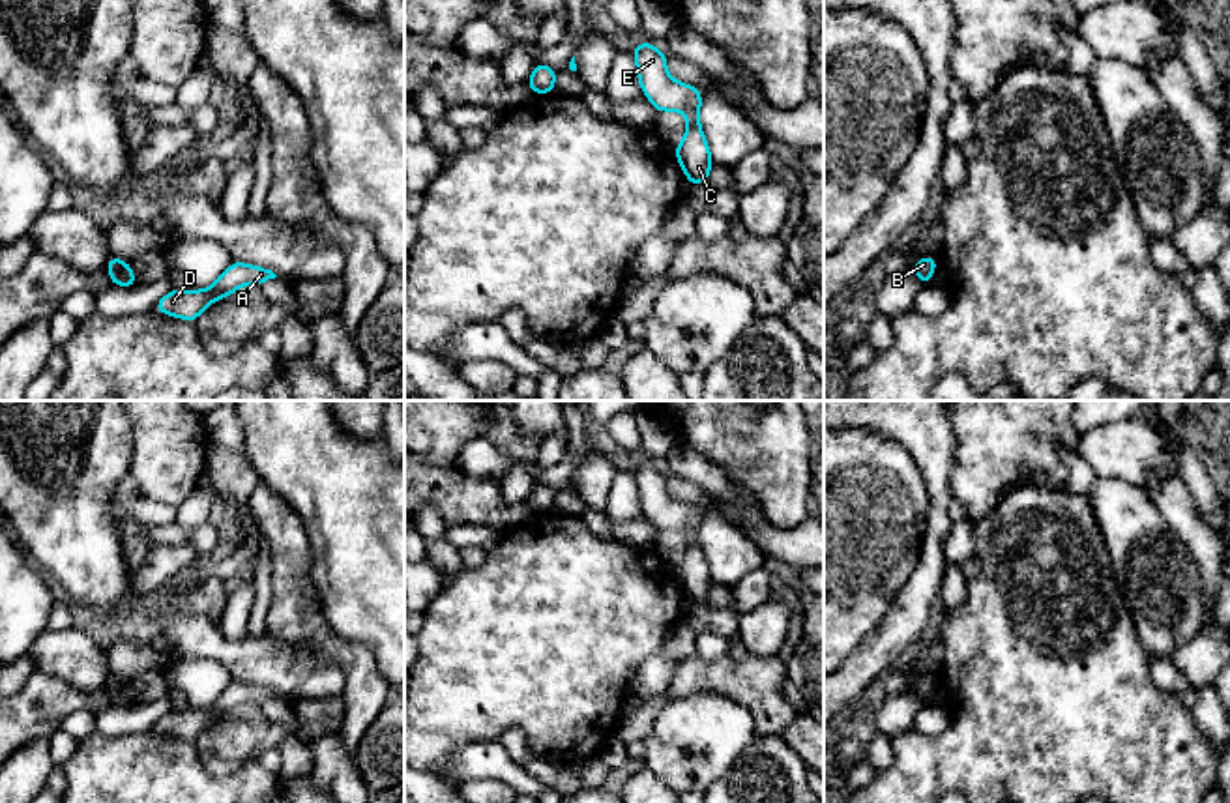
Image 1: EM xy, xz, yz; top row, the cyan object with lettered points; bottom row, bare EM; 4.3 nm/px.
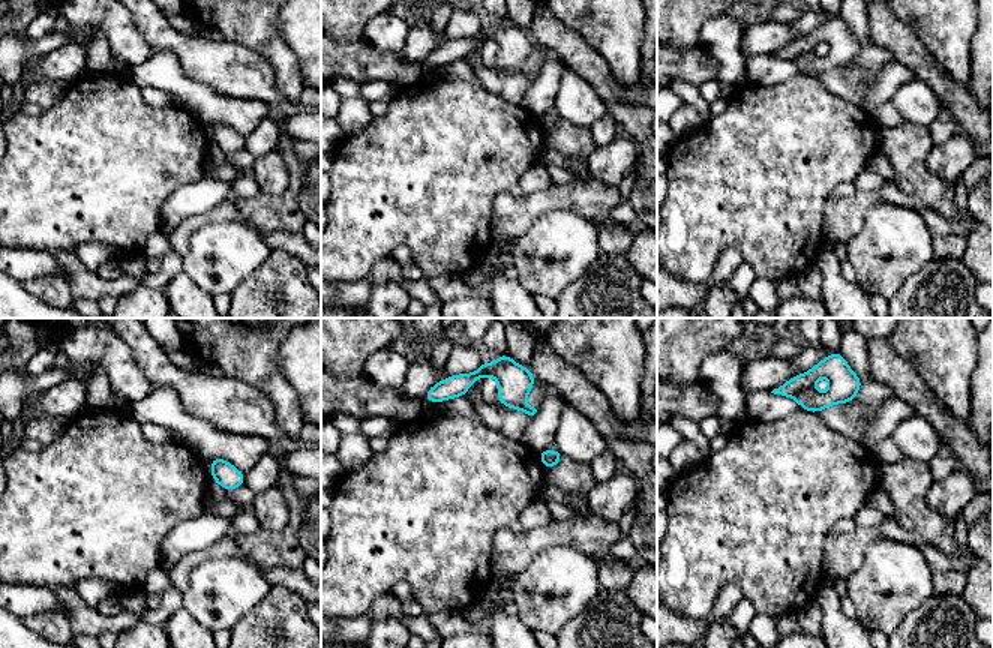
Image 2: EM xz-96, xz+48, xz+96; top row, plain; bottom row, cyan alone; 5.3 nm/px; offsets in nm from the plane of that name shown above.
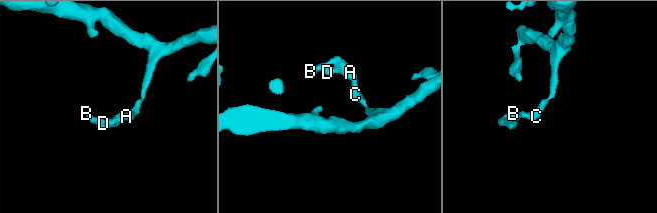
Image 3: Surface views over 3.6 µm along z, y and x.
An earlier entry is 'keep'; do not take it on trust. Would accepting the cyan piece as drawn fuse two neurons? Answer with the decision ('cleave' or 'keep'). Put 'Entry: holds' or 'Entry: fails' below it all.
keep
Entry: holds

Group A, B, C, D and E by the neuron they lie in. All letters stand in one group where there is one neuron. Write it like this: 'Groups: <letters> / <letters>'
Groups: A B C D E

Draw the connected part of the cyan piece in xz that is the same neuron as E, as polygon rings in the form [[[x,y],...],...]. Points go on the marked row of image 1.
[[[638,43],[633,51],[638,82],[644,95],[659,110],[681,110],[687,120],[687,131],[676,144],[676,157],[689,183],[706,183],[711,168],[711,153],[700,127],[702,94],[696,86],[674,80],[666,73],[666,52],[652,43]]]

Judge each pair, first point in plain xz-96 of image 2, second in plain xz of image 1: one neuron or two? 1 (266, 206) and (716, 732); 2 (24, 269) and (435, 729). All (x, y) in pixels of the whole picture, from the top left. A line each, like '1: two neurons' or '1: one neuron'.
1: two neurons
2: two neurons

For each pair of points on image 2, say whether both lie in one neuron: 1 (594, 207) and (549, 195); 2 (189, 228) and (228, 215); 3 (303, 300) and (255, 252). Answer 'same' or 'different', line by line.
1: same
2: same
3: different

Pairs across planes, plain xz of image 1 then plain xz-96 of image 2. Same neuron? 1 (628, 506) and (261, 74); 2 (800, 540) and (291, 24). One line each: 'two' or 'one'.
1: two
2: two

